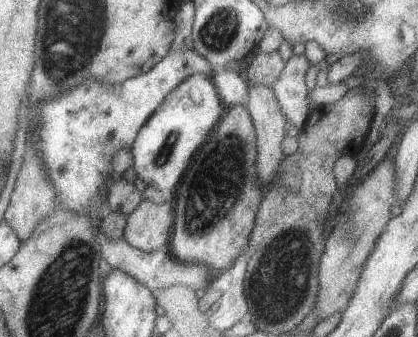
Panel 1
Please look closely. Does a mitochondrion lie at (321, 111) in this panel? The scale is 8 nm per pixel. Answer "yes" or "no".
no

